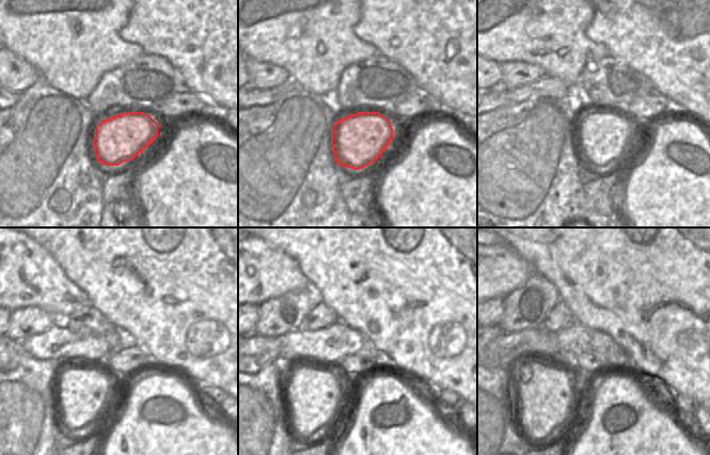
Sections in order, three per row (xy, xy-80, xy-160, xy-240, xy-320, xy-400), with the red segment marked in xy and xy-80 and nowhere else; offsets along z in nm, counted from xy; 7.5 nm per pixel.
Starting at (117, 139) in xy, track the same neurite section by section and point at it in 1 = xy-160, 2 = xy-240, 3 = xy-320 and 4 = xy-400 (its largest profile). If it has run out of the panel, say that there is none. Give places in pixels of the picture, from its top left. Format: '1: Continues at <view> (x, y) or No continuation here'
1: Continues at xy-160 (603, 137)
2: Continues at xy-240 (84, 393)
3: Continues at xy-320 (314, 394)
4: Continues at xy-400 (547, 394)

